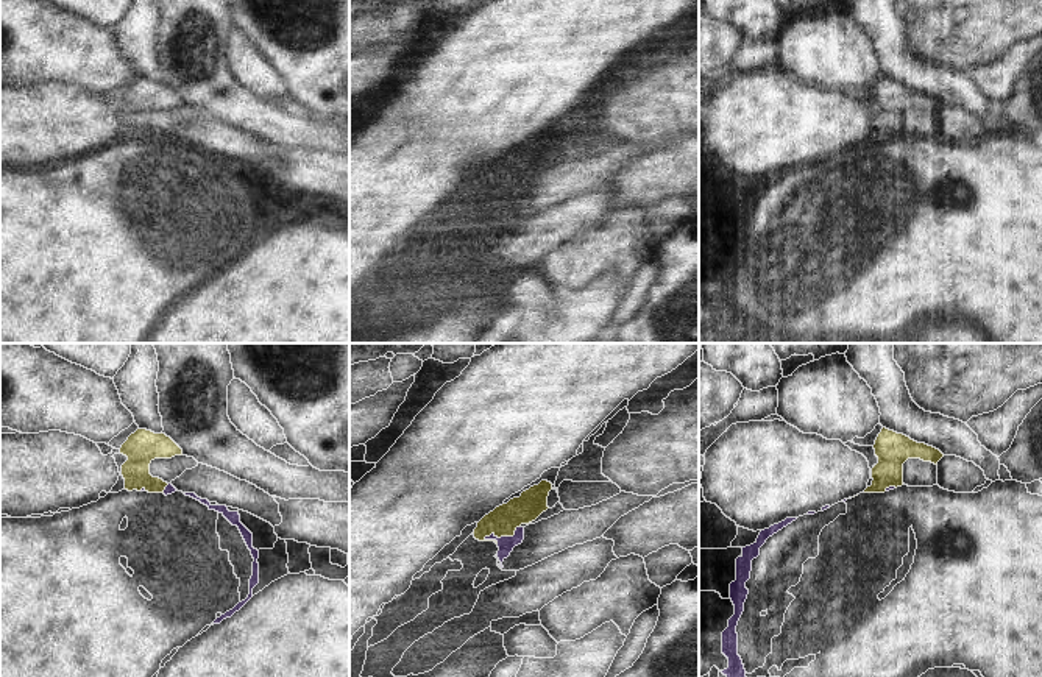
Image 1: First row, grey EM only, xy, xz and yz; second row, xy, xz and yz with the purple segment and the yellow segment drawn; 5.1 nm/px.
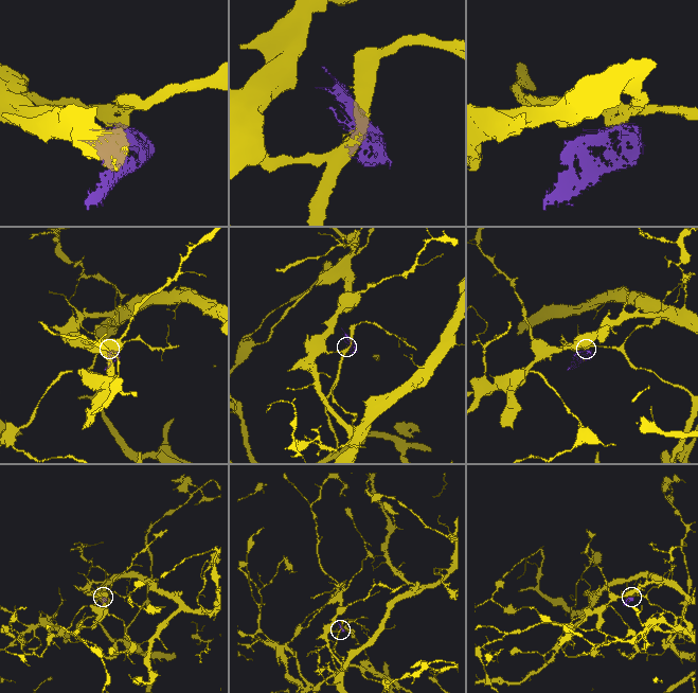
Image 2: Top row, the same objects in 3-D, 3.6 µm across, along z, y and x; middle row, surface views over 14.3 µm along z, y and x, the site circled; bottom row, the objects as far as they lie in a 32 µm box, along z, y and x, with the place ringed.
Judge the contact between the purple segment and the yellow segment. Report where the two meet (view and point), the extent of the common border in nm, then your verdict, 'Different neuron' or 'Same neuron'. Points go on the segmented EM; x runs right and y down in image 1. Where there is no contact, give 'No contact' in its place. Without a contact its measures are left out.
Touches purple at xz (503, 537). Shared border 200 nm. Different neuron.

